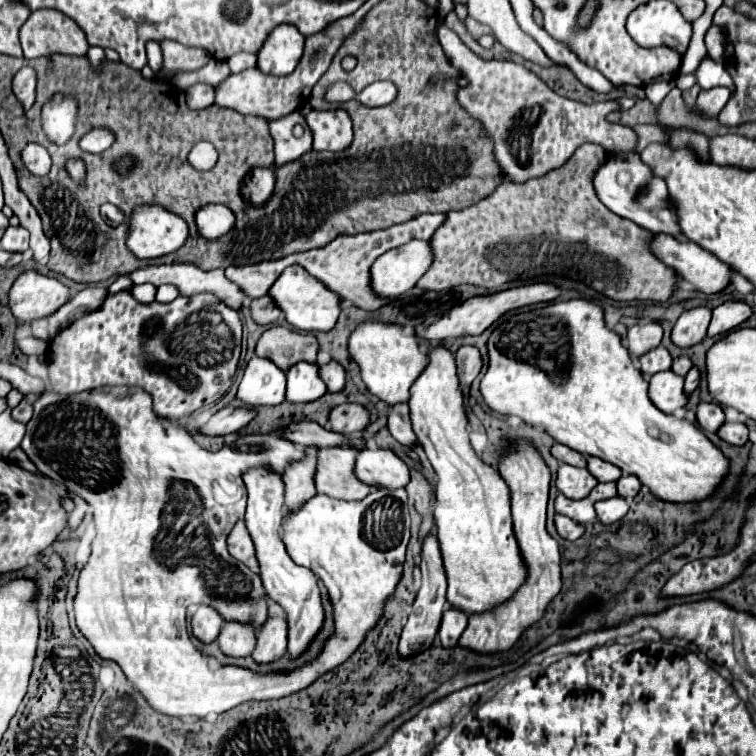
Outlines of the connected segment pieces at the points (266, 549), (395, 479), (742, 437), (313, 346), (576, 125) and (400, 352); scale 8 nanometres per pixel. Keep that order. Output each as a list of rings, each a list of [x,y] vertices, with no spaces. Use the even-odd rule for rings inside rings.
[[[256,466],[242,474],[242,480],[248,488],[248,508],[246,508],[246,526],[256,546],[256,556],[260,562],[260,576],[266,586],[268,596],[284,608],[288,622],[288,656],[296,660],[302,656],[312,640],[324,626],[324,608],[318,588],[318,578],[292,562],[288,556],[284,542],[280,538],[282,530],[282,514],[284,514],[284,480],[282,472],[268,470],[268,466]]]
[[[378,446],[362,450],[356,462],[356,474],[362,482],[376,488],[404,488],[410,482],[408,464],[394,452]]]
[[[726,422],[718,430],[718,436],[734,446],[742,446],[748,442],[748,428],[742,422]]]
[[[284,326],[268,328],[256,344],[256,356],[272,360],[280,370],[286,370],[286,366],[294,366],[296,362],[314,364],[316,352],[318,342],[312,334],[300,334]]]
[[[438,22],[434,34],[437,36],[438,33],[439,42],[450,64],[458,68],[460,74],[470,82],[468,88],[460,88],[458,102],[484,124],[494,140],[496,158],[512,182],[522,184],[564,166],[572,158],[576,148],[586,142],[600,144],[606,152],[614,154],[636,150],[636,132],[628,126],[612,124],[606,120],[608,112],[620,110],[616,100],[590,106],[566,100],[550,90],[534,72],[520,64],[504,60],[484,62],[482,58],[472,54],[455,32],[444,23],[440,27],[439,25]]]
[[[364,322],[352,332],[348,348],[350,348],[350,356],[360,366],[366,388],[374,396],[384,400],[388,406],[408,402],[410,386],[422,374],[422,370],[428,366],[428,356],[418,350],[416,336],[408,334],[398,324],[386,326],[382,322]]]

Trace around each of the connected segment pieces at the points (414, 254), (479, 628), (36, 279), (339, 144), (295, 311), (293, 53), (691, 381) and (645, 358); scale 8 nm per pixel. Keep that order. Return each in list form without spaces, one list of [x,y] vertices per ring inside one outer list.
[[[412,240],[396,250],[388,250],[372,266],[372,286],[382,298],[394,298],[414,288],[434,262],[428,240]]]
[[[528,438],[510,440],[510,452],[498,464],[498,470],[512,492],[512,518],[514,518],[514,534],[520,542],[520,550],[524,562],[530,570],[530,578],[526,586],[514,594],[506,606],[498,606],[498,610],[490,610],[480,616],[468,618],[468,628],[460,638],[460,646],[468,648],[476,654],[498,654],[510,650],[522,632],[536,622],[540,622],[546,614],[548,604],[560,594],[562,590],[562,576],[560,576],[560,546],[558,542],[546,532],[546,504],[548,504],[548,488],[550,488],[550,468],[546,466],[542,454]]]
[[[28,270],[10,290],[10,310],[20,322],[32,322],[52,316],[70,298],[70,290],[60,280]]]
[[[312,110],[306,116],[306,124],[312,130],[314,150],[342,152],[352,144],[352,122],[350,116],[344,114],[344,110]]]
[[[290,266],[282,272],[282,278],[270,288],[270,296],[274,302],[278,302],[280,310],[286,314],[286,320],[304,332],[328,332],[336,326],[338,316],[340,316],[340,294],[334,294],[330,288],[326,288],[318,278],[306,274],[300,266]]]
[[[276,26],[270,38],[266,38],[266,46],[258,52],[258,68],[276,76],[290,74],[302,58],[304,40],[296,26]]]
[[[692,366],[690,372],[684,378],[684,390],[686,390],[686,394],[692,394],[698,388],[698,382],[700,382],[700,370],[696,366]]]
[[[658,346],[646,354],[642,354],[638,358],[640,362],[640,370],[648,376],[652,374],[658,374],[658,372],[664,372],[664,370],[670,370],[672,366],[672,356],[668,354],[668,350],[664,346]]]

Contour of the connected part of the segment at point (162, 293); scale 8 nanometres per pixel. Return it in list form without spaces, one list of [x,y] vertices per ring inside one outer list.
[[[160,286],[158,294],[156,294],[156,300],[158,302],[172,302],[178,296],[180,296],[180,292],[178,292],[176,286]]]

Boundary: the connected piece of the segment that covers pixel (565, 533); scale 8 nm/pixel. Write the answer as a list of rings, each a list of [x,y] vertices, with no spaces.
[[[556,514],[556,530],[558,530],[558,534],[562,536],[562,538],[566,538],[566,540],[578,540],[582,534],[584,534],[584,524],[578,524],[578,522],[574,522],[572,518],[568,518],[568,516],[562,516],[562,514]]]

